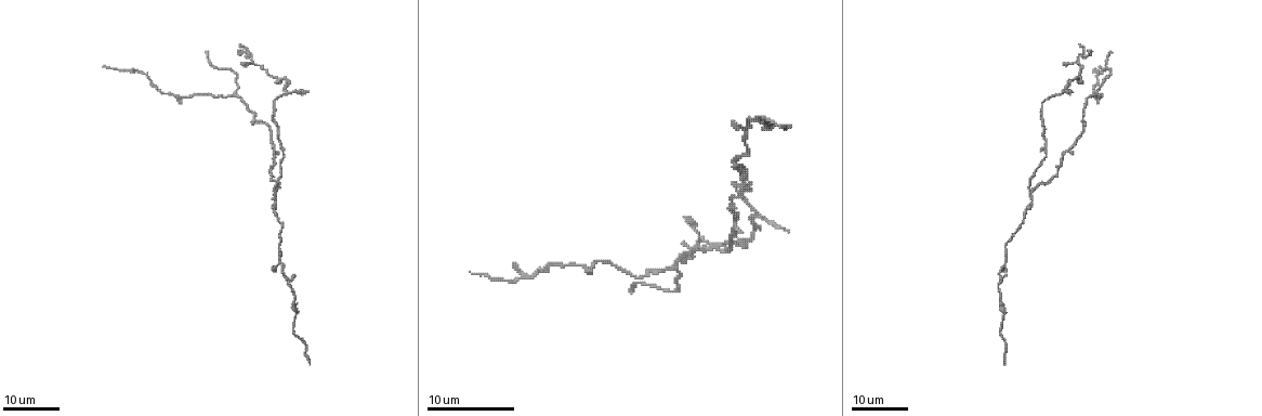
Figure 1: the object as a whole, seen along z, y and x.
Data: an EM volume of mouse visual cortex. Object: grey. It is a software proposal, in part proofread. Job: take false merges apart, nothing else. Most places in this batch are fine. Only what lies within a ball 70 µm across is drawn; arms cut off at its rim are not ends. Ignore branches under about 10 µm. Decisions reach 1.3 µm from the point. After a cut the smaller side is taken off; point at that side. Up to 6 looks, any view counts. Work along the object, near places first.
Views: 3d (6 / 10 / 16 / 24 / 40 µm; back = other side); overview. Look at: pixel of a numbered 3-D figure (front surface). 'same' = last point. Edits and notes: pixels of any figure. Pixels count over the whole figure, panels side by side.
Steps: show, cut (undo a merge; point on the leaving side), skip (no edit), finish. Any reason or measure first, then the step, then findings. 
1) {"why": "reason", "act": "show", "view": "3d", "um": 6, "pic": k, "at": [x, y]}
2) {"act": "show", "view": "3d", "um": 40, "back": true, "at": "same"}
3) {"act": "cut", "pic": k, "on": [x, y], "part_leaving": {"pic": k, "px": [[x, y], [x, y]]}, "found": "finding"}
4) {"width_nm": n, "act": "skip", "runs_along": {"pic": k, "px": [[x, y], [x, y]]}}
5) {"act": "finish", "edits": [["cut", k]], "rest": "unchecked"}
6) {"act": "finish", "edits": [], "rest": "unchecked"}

{"why": "three-way junction", "act": "show", "view": "3d", "um": 16, "pic": 1, "at": [1097, 94]}

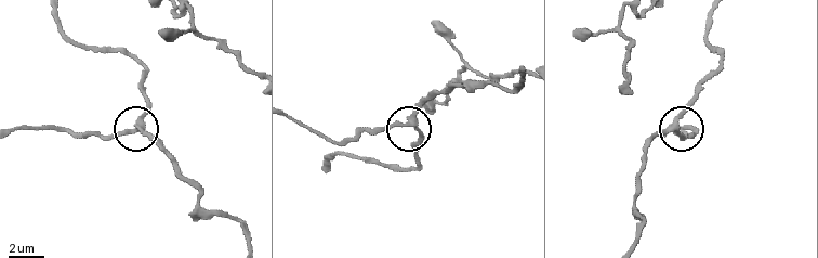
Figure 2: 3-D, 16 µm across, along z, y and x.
{"act": "show", "view": "3d", "um": 6, "pic": 2, "at": [414, 121]}

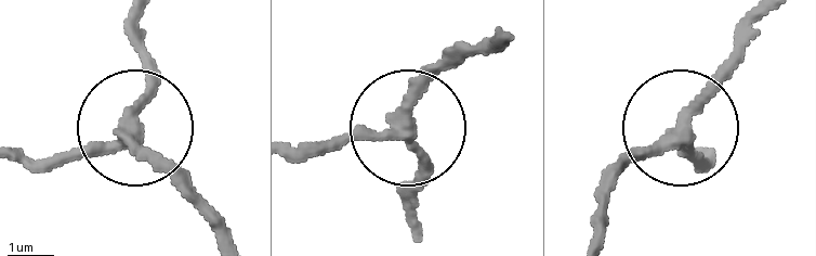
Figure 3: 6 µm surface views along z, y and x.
{"arms": 3, "act": "skip", "runs_along": {"pic": 3, "px": [[228, 239], [209, 203], [143, 145], [150, 63], [140, 33]]}, "found": "one neuron here"}

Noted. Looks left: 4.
{"why": "narrows sharply", "act": "show", "view": "3d", "um": 16, "pic": 1, "at": [255, 116]}

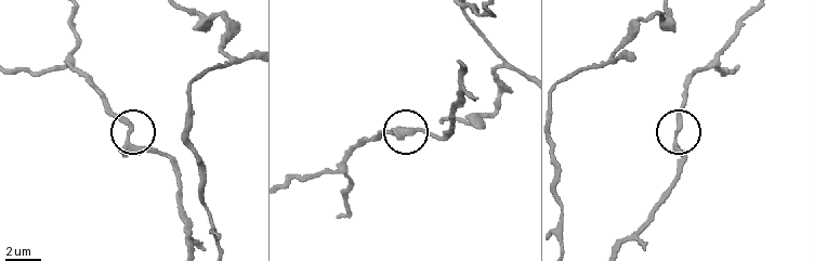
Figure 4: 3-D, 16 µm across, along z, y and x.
{"act": "show", "view": "3d", "um": 10, "pic": 4, "at": [128, 135]}

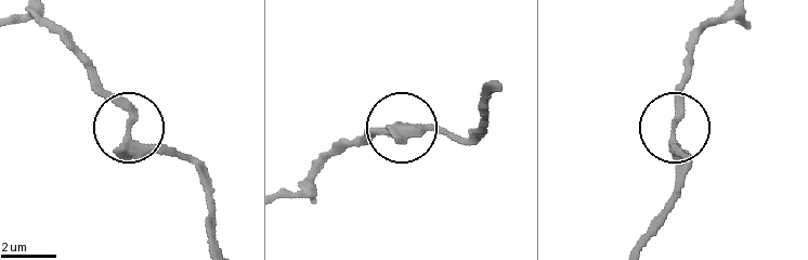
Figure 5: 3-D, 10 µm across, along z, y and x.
{"act": "skip", "runs_along": {"pic": 5, "px": [[491, 83], [489, 111], [474, 128], [359, 134]]}, "found": "continuous, no second neuron"}

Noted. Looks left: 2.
{"why": "three-way junction", "act": "show", "view": "3d", "um": 24, "pic": 1, "at": [274, 191]}

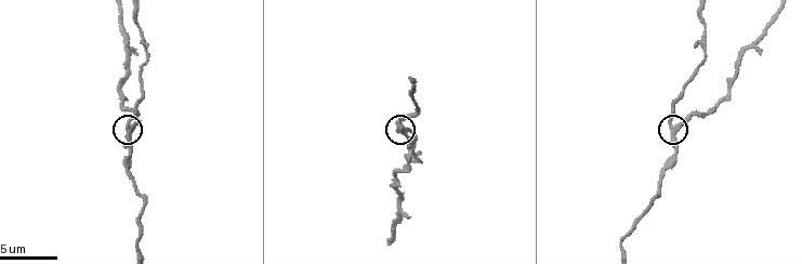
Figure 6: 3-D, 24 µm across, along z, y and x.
{"act": "show", "view": "3d", "um": 10, "pic": 6, "at": [672, 125]}

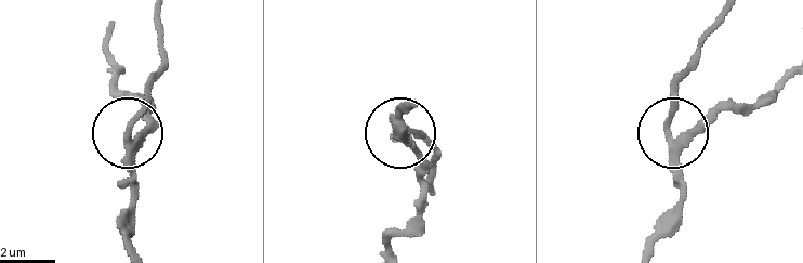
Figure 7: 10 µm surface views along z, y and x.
{"width_nm": 220, "act": "cut", "pic": 7, "on": [134, 119], "part_leaving": {"pic": 7, "px": [[129, 157], [131, 117], [163, 54], [159, 20]]}, "found": "two neurons meet here"}

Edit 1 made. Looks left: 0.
{"act": "finish", "edits": [["cut", 7]], "rest": "unchecked"}

